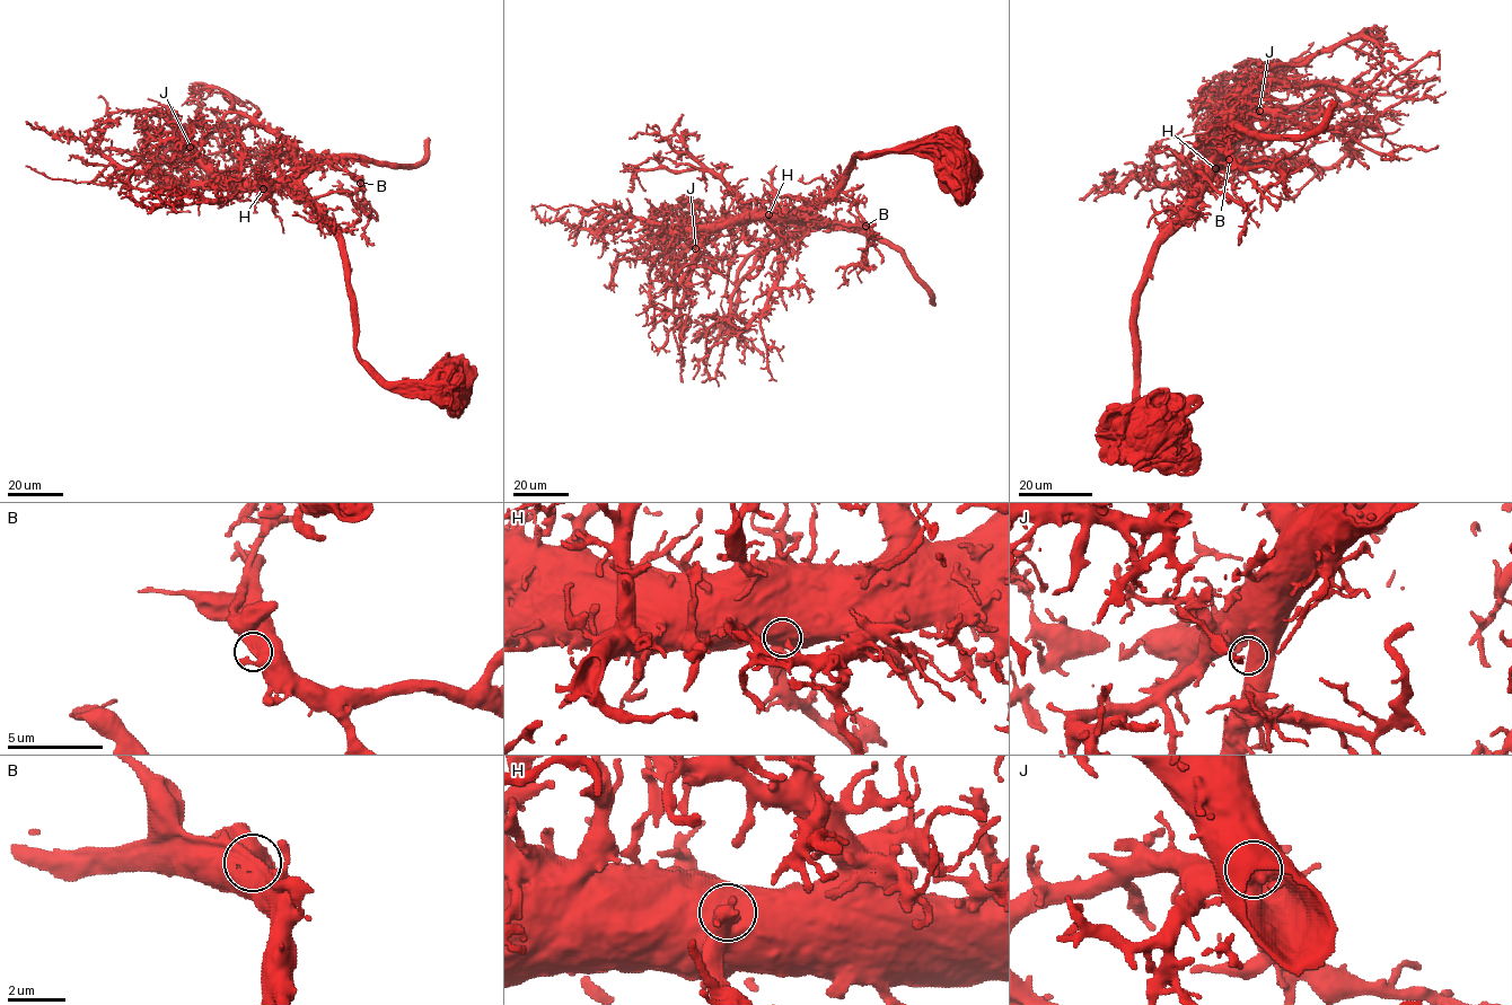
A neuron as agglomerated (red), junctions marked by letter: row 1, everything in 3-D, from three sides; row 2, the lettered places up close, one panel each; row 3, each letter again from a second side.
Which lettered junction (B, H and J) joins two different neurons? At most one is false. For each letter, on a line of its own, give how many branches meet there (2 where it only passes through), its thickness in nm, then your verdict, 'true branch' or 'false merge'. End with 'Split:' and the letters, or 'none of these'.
B: branches 1; calibre 850 nm; false merge
H: branches 1; calibre 850 nm; true branch
J: branches 1; calibre 850 nm; true branch
Split: B

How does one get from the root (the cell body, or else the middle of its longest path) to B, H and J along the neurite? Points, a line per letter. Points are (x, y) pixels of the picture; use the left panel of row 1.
B: (308, 205), (302, 195), (302, 179), (318, 166), (337, 166), (360, 182)
H: (308, 205), (290, 191), (263, 188)
J: (308, 205), (295, 193), (272, 183), (245, 183), (219, 175), (190, 147)

